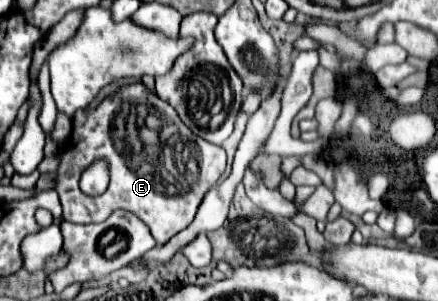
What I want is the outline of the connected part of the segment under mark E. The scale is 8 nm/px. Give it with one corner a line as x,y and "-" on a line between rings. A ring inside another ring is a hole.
135,82
103,98
97,108
79,108
73,114
73,132
61,152
55,190
61,198
63,220
67,222
101,222
113,210
125,208
135,212
151,228
157,244
167,244
193,222
203,196
225,172
225,162
227,158
221,146
193,134
167,102
149,92
141,82
-
157,122
175,124
175,134
163,132
-
151,124
155,124
153,128
157,128
159,134
155,134
155,130
153,134
143,132
-
151,140
157,140
157,144
151,144
-
95,158
109,160
111,182
101,196
87,196
79,188
79,176

